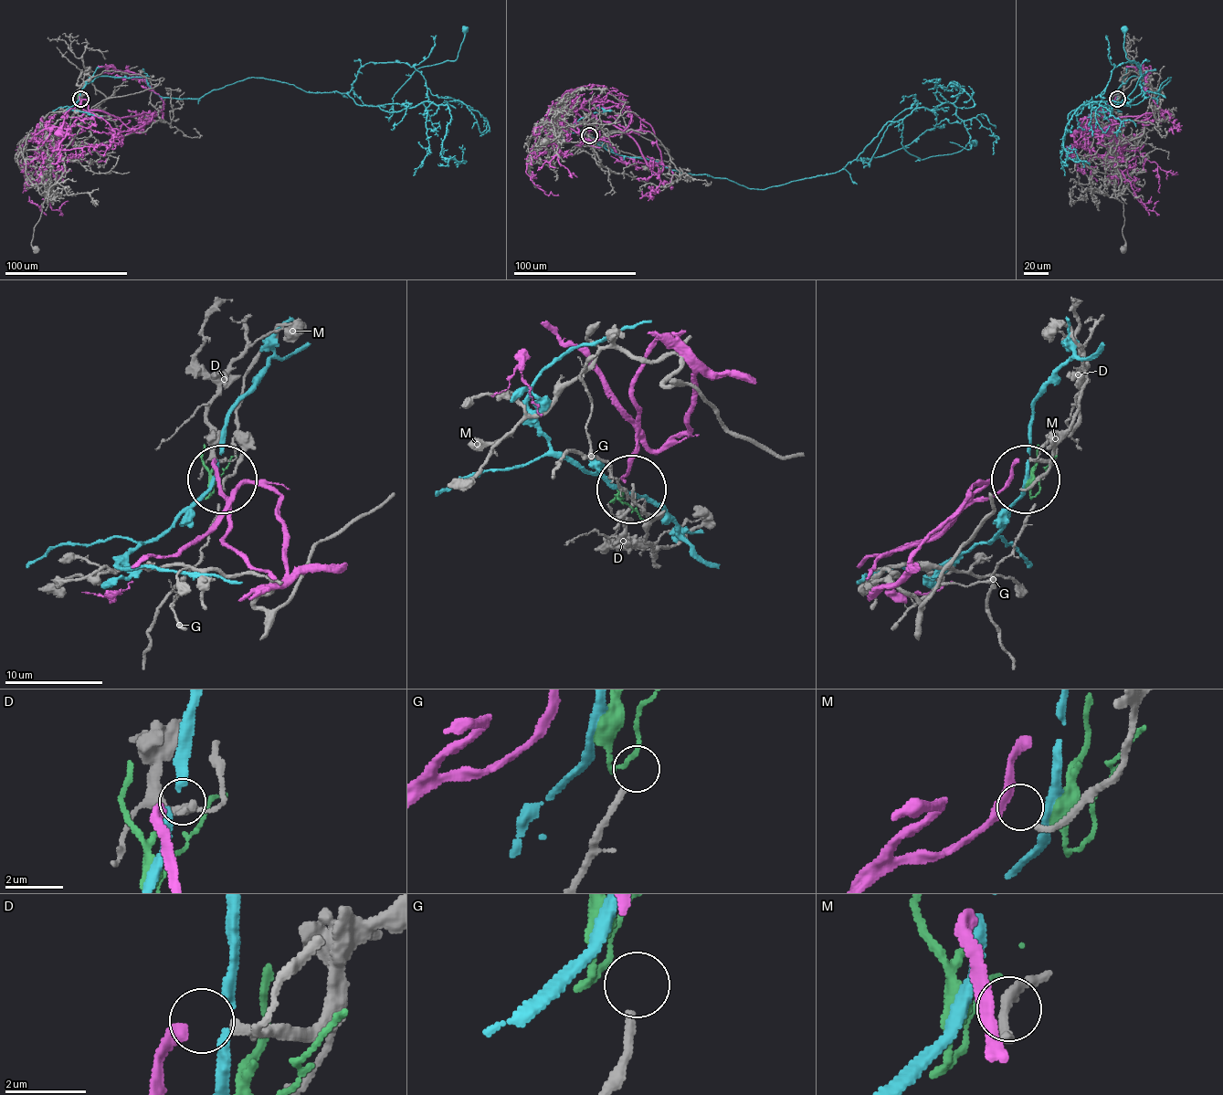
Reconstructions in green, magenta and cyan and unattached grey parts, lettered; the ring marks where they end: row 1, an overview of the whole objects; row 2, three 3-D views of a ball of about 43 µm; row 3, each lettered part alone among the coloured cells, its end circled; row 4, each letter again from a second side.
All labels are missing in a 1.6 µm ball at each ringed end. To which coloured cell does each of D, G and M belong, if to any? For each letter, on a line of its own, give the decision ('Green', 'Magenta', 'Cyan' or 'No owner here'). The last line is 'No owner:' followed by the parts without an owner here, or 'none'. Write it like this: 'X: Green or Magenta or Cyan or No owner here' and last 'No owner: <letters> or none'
D: Magenta
G: No owner here
M: No owner here
No owner: G, M

